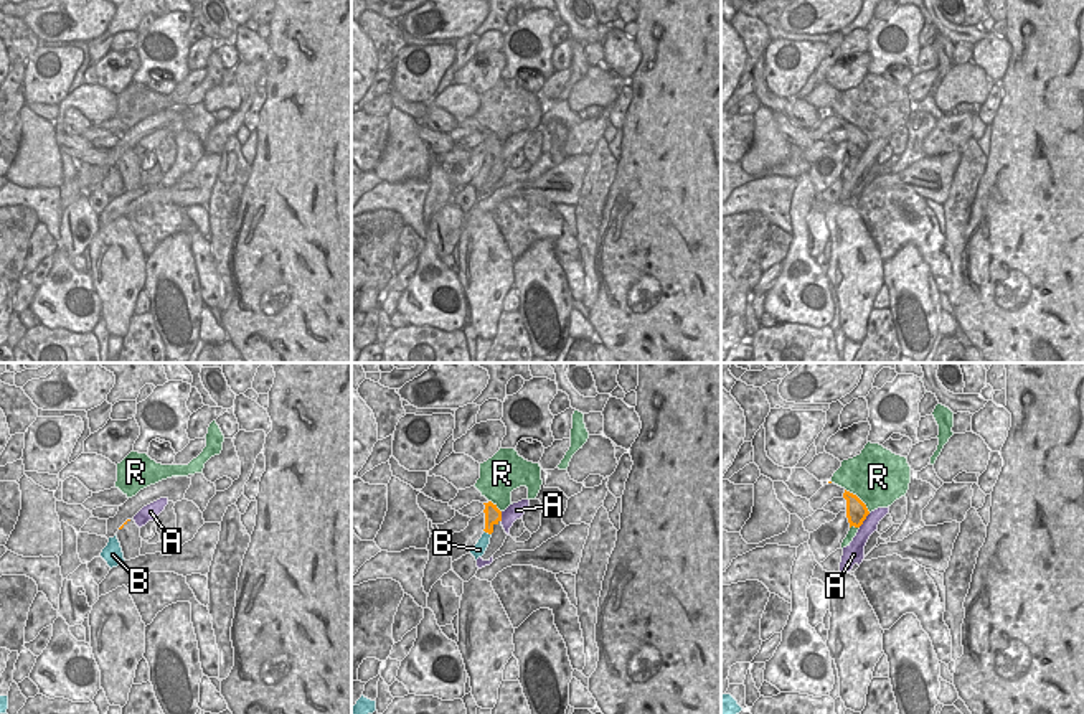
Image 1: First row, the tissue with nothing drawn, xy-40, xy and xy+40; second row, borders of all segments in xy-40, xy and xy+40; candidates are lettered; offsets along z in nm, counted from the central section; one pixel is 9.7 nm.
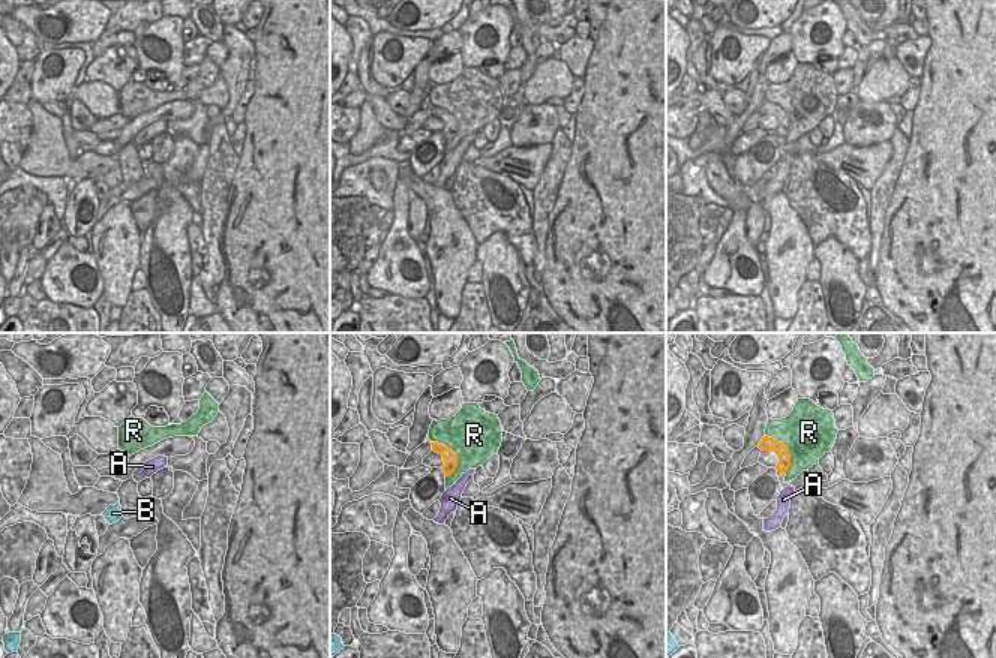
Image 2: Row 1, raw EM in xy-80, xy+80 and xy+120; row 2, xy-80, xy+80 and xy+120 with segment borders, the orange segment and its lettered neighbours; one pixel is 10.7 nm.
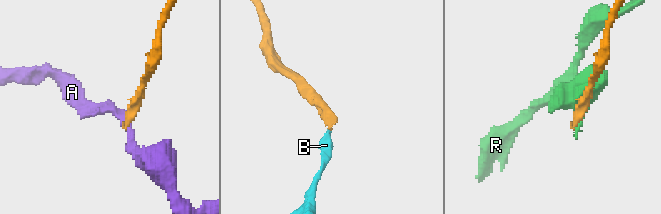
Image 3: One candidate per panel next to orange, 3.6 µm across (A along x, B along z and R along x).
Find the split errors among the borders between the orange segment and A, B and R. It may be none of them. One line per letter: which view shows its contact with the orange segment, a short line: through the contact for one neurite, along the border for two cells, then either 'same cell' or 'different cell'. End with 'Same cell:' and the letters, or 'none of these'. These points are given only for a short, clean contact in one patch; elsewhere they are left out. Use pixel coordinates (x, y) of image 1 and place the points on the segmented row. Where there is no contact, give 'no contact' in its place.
A: meets orange in xy+40; line xy+40 (870, 513), (858, 526); different cell
B: meets orange in xy; different cell
R: meets orange in xy+40; different cell
Same cell: none of these

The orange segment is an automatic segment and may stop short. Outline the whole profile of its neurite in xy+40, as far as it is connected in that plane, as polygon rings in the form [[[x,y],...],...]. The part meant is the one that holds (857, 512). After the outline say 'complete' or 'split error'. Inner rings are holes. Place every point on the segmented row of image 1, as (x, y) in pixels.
[[[846,491],[843,493],[843,498],[846,500],[846,518],[850,523],[850,528],[860,528],[866,516],[870,514],[866,505],[853,493]]]; complete

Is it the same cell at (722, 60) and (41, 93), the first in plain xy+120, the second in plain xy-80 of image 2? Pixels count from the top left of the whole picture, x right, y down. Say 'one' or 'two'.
one

